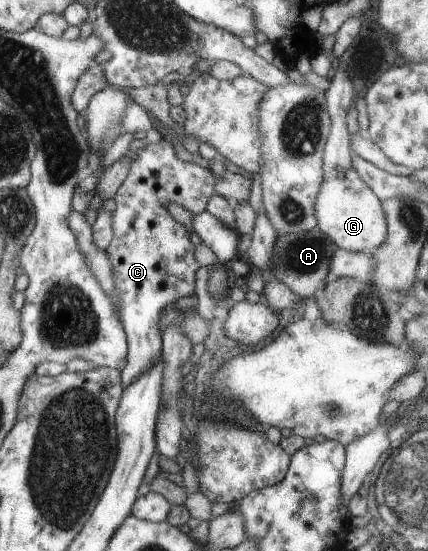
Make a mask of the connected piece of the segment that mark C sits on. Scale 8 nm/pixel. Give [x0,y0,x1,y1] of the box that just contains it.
[105,140,214,389]

